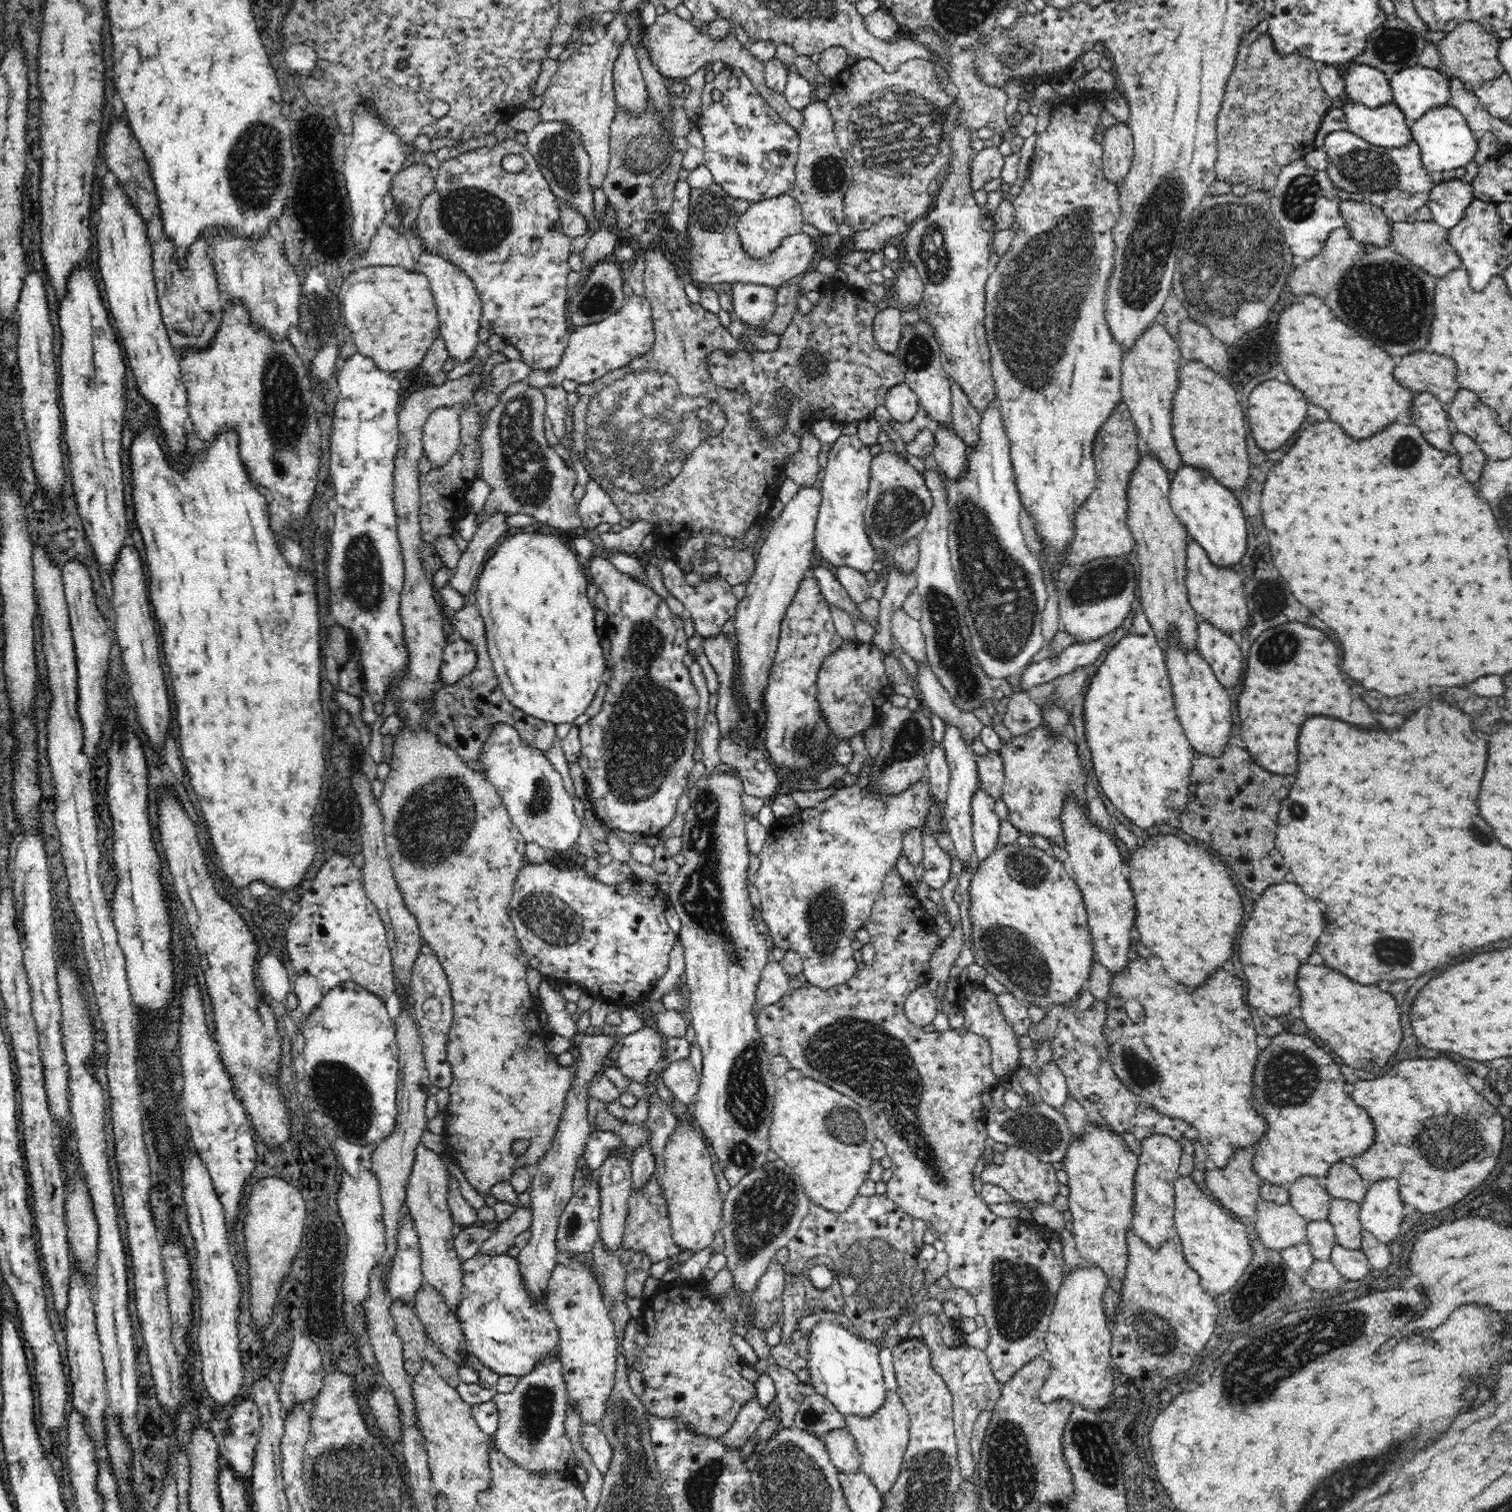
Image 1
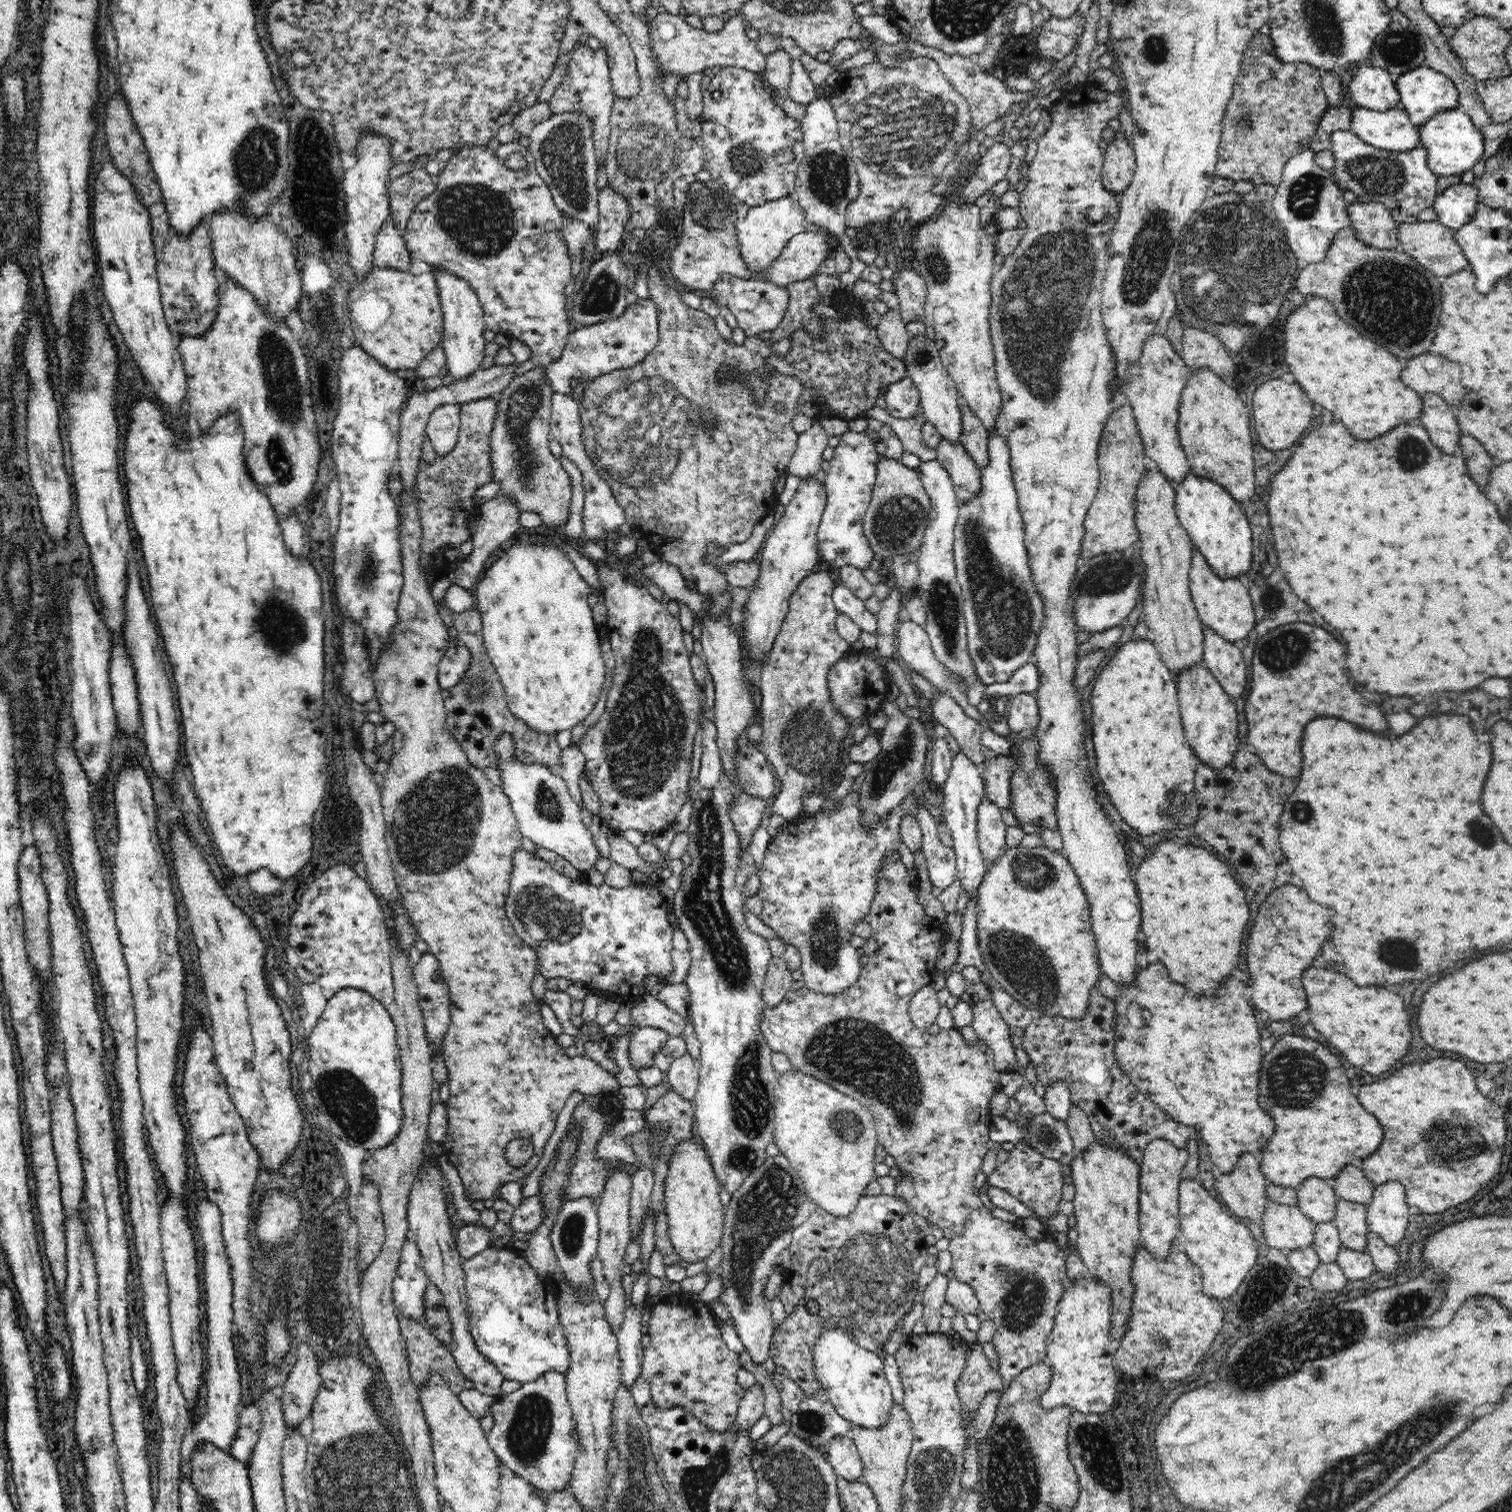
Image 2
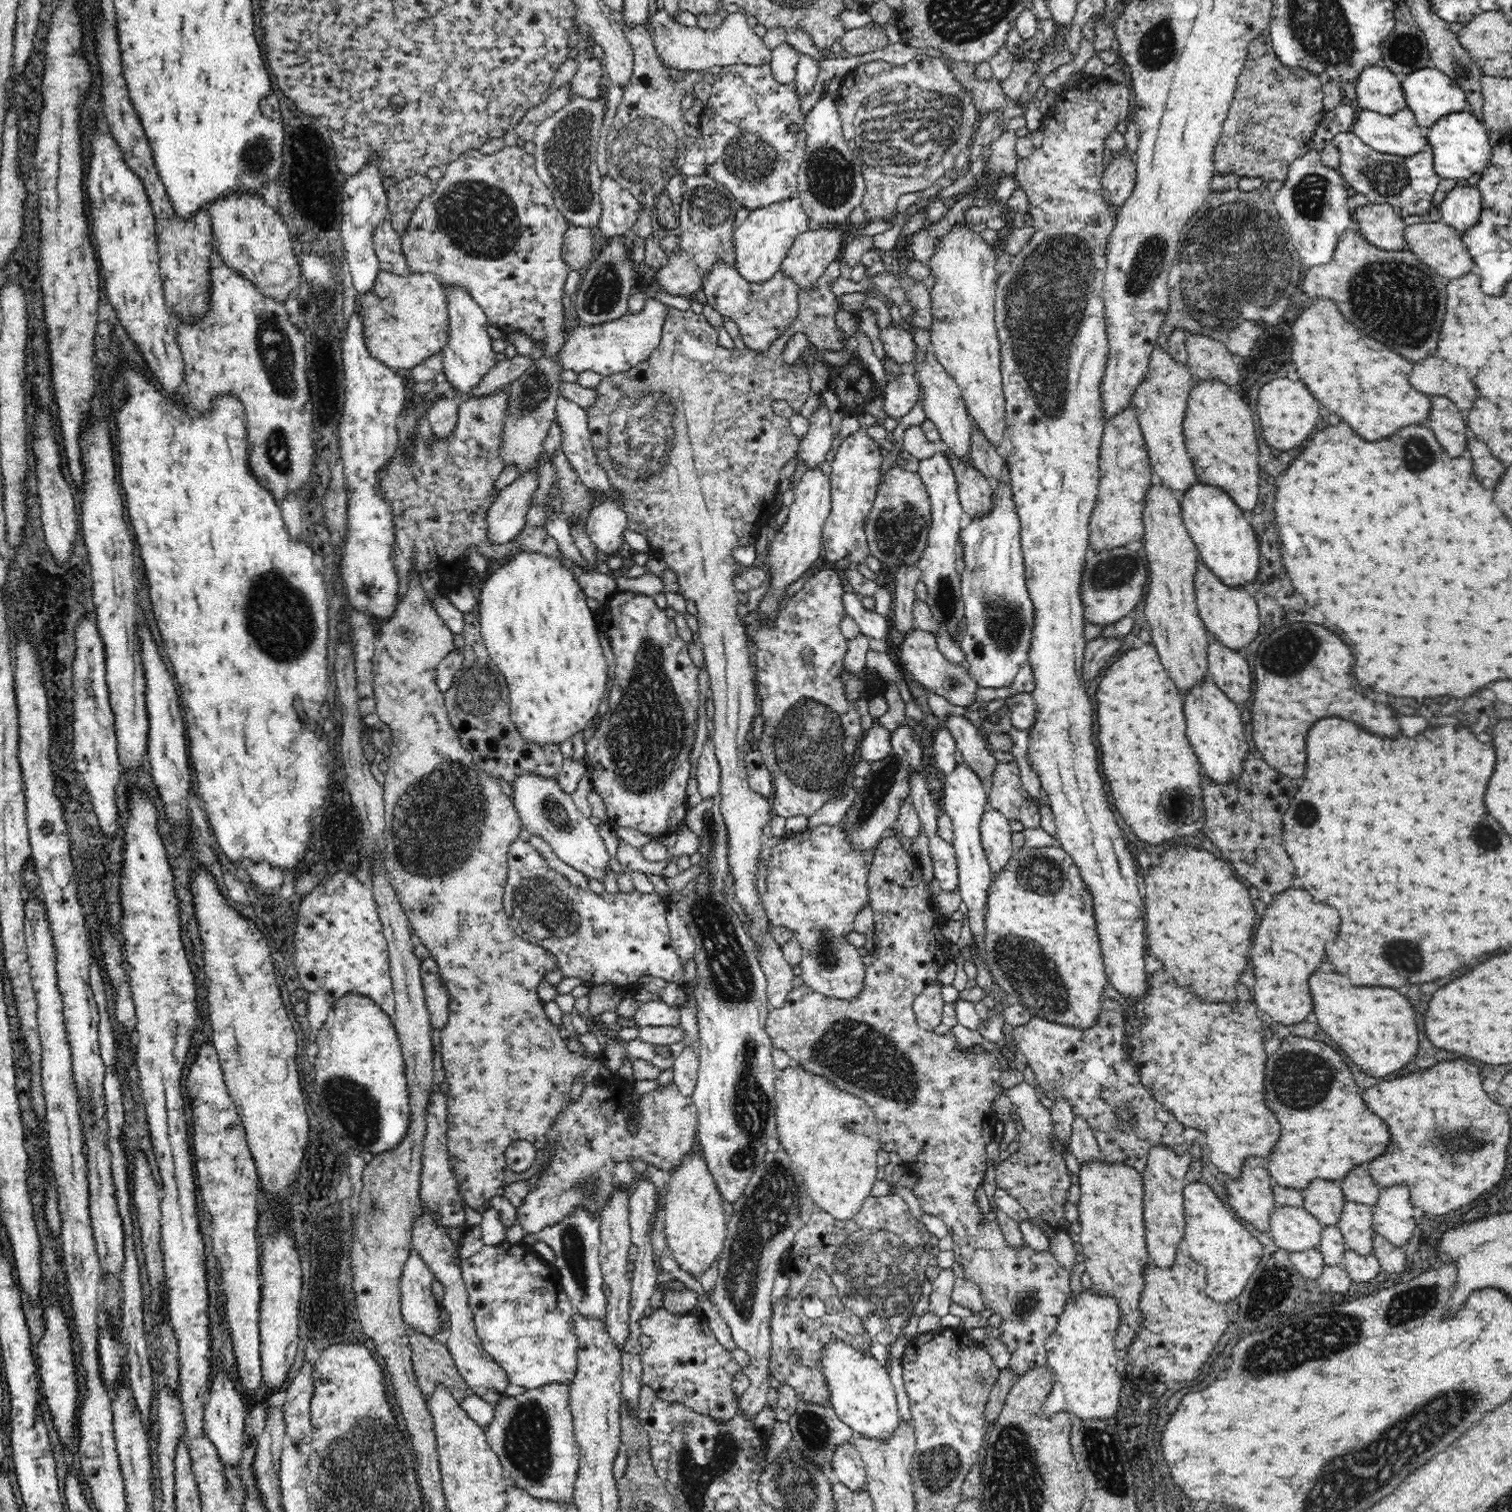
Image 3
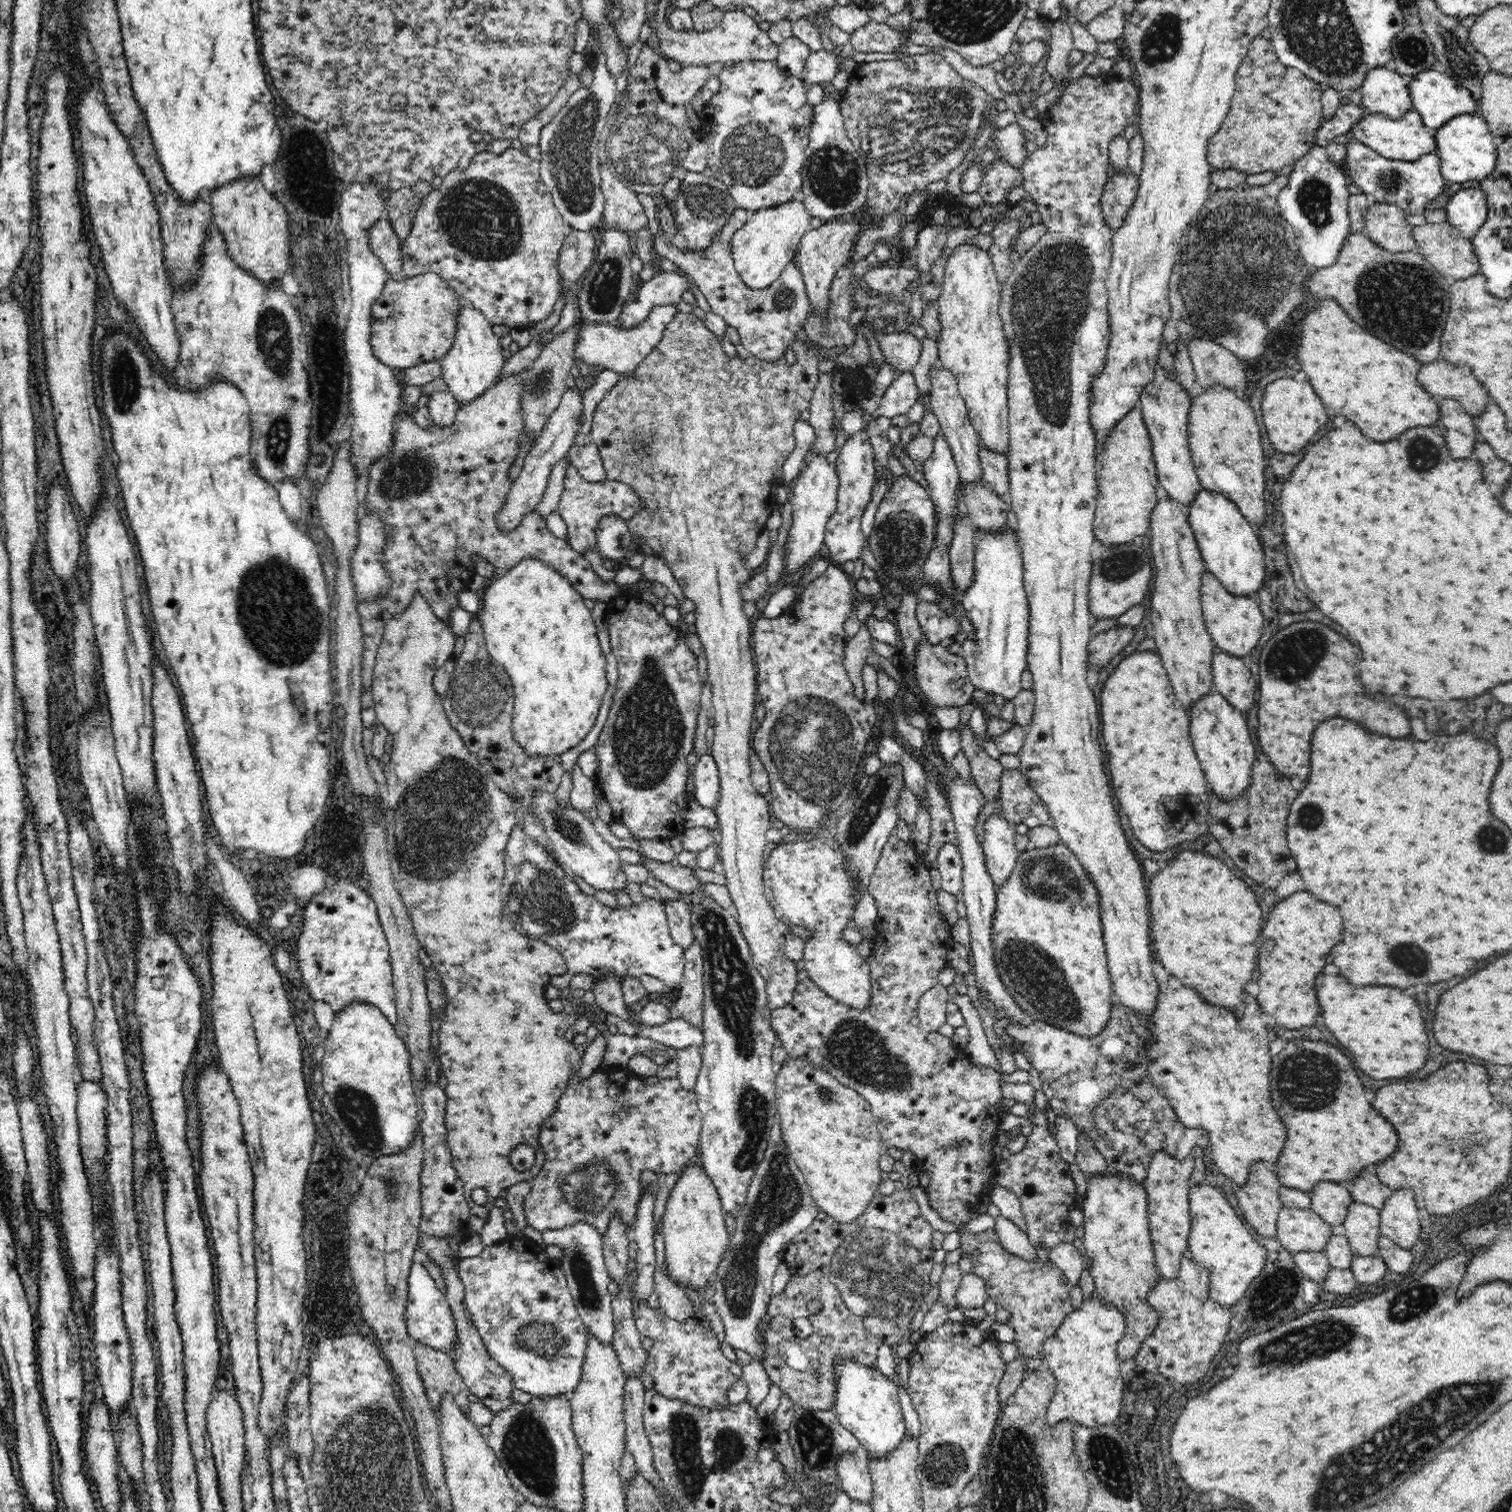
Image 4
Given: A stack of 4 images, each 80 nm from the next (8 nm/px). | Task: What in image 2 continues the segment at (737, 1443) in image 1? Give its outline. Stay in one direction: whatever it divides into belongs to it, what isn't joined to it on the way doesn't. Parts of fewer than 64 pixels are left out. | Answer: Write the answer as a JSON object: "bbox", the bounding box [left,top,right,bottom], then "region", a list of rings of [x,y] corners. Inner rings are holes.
{"bbox":[731,1383,764,1431],"region":[[[760,1383],[745,1390],[744,1397],[739,1401],[739,1409],[731,1425],[732,1431],[748,1431],[764,1416],[764,1391]]]}

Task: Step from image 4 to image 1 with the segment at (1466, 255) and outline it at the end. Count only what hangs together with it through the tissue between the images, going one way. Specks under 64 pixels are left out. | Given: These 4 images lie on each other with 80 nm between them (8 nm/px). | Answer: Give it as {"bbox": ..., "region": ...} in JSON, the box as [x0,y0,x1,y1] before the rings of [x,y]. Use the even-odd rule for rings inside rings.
{"bbox":[1389,220,1461,278],"region":[[[1415,220],[1390,223],[1391,238],[1389,248],[1394,252],[1412,261],[1413,265],[1422,268],[1426,273],[1435,278],[1442,277],[1461,267],[1458,253],[1454,252],[1450,244],[1447,244],[1448,230],[1433,221],[1418,222]]]}

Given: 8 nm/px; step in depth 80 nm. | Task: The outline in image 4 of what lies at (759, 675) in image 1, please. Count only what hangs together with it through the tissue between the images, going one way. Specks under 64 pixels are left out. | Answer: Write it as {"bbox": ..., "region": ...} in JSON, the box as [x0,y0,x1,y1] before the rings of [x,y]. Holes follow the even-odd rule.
{"bbox":[785,455,840,576],"region":[[[816,455],[802,467],[800,473],[794,478],[789,487],[789,503],[792,504],[793,517],[790,528],[790,540],[785,544],[786,572],[792,576],[792,572],[800,572],[800,568],[810,562],[814,556],[824,554],[824,534],[829,518],[836,510],[838,500],[840,477],[836,473],[835,463],[828,462],[826,455]]]}

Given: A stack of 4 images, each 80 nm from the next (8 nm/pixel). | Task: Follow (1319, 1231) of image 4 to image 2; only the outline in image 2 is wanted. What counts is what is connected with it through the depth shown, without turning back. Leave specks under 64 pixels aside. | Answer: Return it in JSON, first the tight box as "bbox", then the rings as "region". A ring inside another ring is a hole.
{"bbox":[1260,1202,1316,1252],"region":[[[1268,1202],[1260,1221],[1266,1245],[1283,1252],[1312,1247],[1316,1223],[1298,1207]]]}

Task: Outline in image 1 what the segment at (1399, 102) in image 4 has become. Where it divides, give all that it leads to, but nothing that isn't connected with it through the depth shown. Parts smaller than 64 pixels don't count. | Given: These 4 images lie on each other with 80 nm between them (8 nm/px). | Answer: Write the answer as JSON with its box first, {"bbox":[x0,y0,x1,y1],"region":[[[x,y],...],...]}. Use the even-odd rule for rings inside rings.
{"bbox":[1343,63,1391,107],"region":[[[1355,63],[1343,78],[1347,100],[1362,103],[1367,107],[1378,107],[1390,103],[1391,90],[1387,76],[1380,69]]]}

